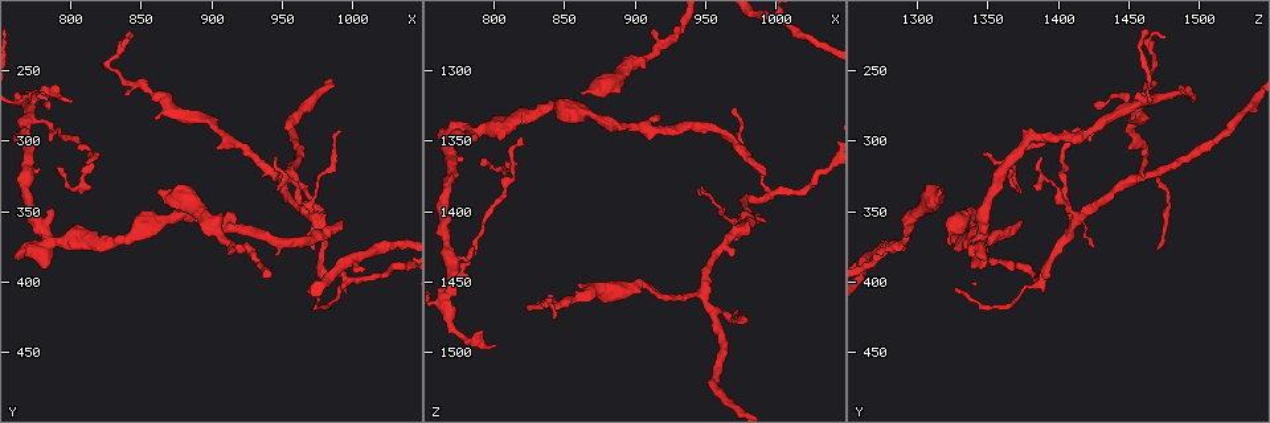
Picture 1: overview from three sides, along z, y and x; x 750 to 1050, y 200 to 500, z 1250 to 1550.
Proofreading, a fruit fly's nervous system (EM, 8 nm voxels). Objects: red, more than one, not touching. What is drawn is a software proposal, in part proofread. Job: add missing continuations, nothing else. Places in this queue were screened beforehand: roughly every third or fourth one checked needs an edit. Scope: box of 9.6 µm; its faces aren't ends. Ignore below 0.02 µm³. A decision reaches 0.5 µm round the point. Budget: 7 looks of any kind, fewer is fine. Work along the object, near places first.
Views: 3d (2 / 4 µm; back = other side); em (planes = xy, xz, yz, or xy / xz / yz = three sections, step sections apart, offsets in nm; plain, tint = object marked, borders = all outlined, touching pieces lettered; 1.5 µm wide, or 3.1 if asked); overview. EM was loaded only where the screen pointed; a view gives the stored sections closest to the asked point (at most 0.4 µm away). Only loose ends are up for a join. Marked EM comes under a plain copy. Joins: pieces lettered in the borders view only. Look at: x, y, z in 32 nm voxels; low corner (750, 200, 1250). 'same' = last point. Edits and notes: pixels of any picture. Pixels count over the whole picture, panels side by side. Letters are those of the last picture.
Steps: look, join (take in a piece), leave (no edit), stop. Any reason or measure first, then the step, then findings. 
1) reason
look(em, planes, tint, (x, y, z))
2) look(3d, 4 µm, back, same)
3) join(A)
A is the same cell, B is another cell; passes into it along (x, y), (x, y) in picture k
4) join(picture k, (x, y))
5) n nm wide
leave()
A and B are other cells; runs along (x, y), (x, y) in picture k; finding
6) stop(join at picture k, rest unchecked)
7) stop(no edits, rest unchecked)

an open end
look(em, planes, tint, (992, 356, 1372))

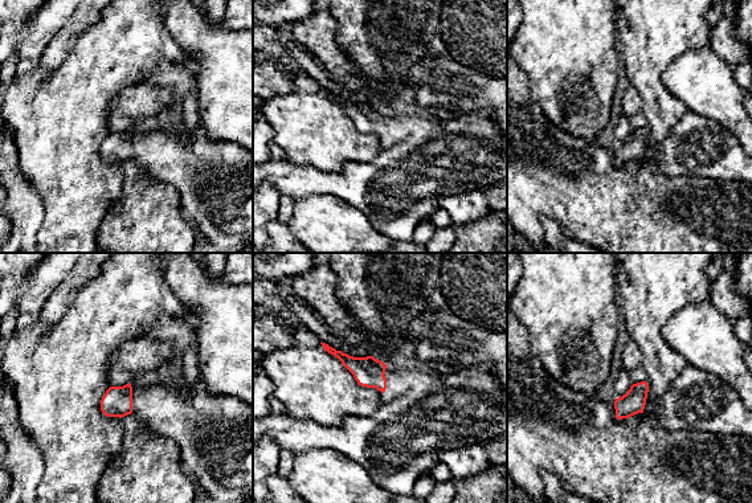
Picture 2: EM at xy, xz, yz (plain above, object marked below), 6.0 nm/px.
what lies round it
look(em, planes, borders, same)

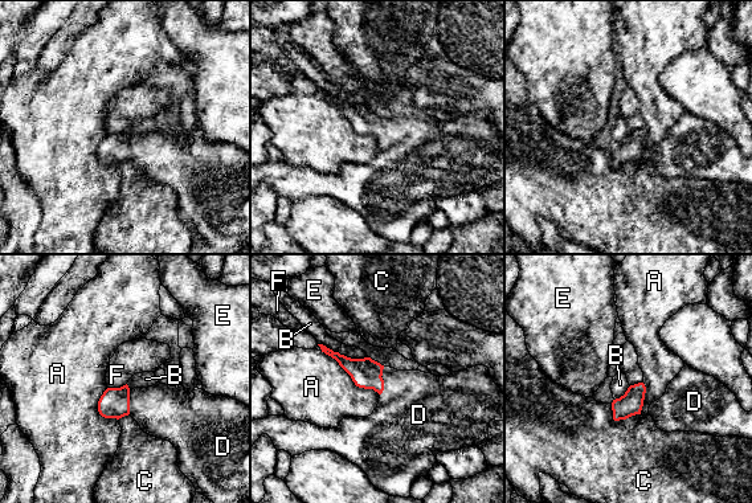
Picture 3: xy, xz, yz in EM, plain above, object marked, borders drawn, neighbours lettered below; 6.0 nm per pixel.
join(D)
D is the same cell, A, B, C, E and F are other cells; passes into it along (366, 372), (383, 381), (415, 408) in picture 3; it goes on there

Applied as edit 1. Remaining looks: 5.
see it whole again
look(overview)

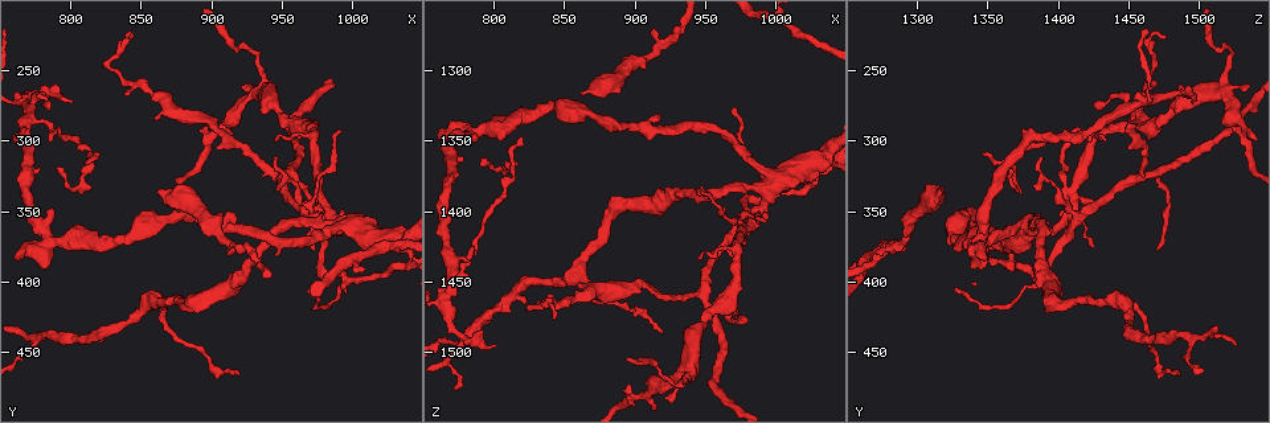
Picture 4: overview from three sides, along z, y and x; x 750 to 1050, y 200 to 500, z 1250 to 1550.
free end
look(3d, 2 µm, (786, 274, 1426))

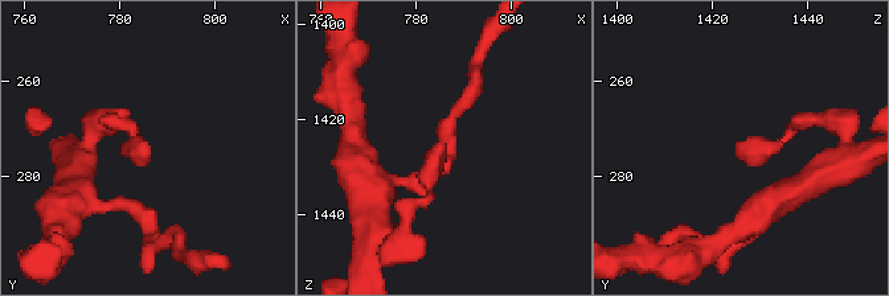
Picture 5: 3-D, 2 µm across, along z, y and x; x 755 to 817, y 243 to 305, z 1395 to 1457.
look(em, xz, step 8, borders, (786, 273, 1425))

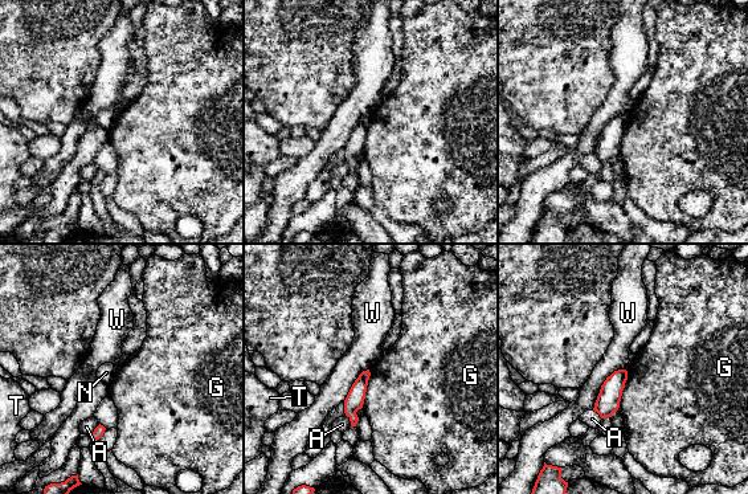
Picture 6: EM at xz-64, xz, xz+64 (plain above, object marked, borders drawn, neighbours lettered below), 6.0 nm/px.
leave()
A, G, N, T and W are other cells; border along (628, 371), (628, 379), (617, 409) in picture 6; no lettered piece goes on from it

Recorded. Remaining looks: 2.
stop(join at picture 3, rest unchecked)

